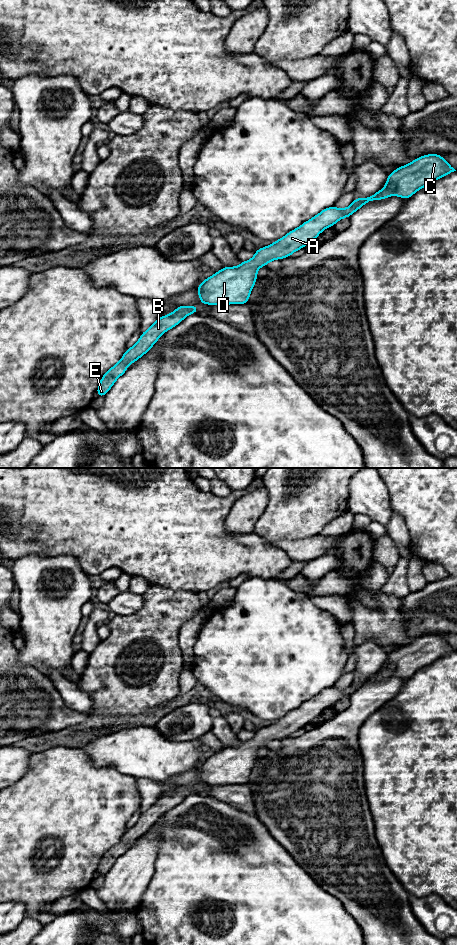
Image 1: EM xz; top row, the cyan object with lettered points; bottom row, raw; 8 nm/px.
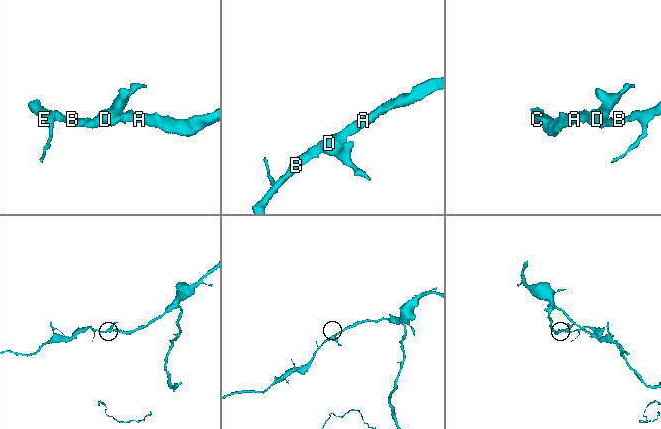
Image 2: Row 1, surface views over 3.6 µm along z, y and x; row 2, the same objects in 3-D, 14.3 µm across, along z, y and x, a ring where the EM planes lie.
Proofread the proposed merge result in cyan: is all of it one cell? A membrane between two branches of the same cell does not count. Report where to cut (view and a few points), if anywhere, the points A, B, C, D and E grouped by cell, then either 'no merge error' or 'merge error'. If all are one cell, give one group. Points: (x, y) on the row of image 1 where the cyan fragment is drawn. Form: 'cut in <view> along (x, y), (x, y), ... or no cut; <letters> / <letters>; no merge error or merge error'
no cut; A B C D E; no merge error

